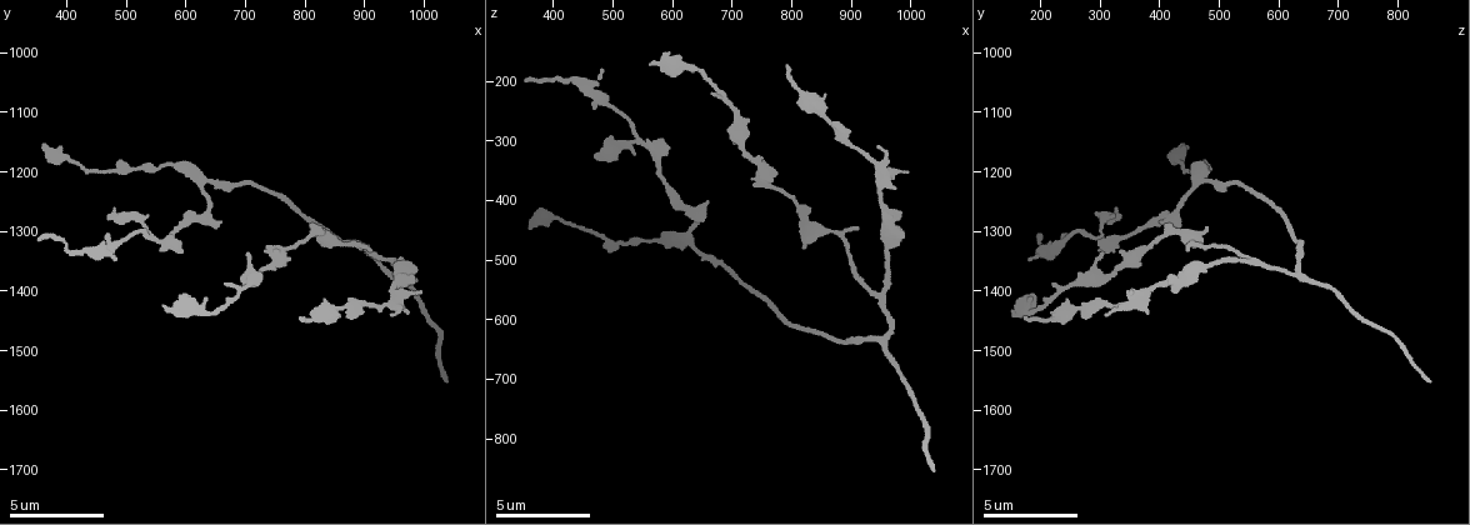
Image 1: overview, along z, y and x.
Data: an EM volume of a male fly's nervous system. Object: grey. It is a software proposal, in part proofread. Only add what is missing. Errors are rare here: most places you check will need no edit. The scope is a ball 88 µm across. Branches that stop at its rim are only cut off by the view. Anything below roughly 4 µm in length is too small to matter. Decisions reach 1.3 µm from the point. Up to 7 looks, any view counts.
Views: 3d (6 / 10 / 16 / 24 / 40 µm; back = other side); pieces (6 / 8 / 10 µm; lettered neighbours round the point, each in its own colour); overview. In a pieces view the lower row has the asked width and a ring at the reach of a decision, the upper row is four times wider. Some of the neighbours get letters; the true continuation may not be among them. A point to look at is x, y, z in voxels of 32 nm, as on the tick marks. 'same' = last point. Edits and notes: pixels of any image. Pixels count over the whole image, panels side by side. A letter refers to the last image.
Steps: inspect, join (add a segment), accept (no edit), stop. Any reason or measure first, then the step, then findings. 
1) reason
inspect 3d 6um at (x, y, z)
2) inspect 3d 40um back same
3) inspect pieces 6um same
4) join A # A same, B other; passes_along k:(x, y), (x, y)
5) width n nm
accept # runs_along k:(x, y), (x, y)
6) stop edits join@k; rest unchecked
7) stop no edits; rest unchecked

long arm stops here
inspect pieces 10um at (795, 1445, 180)

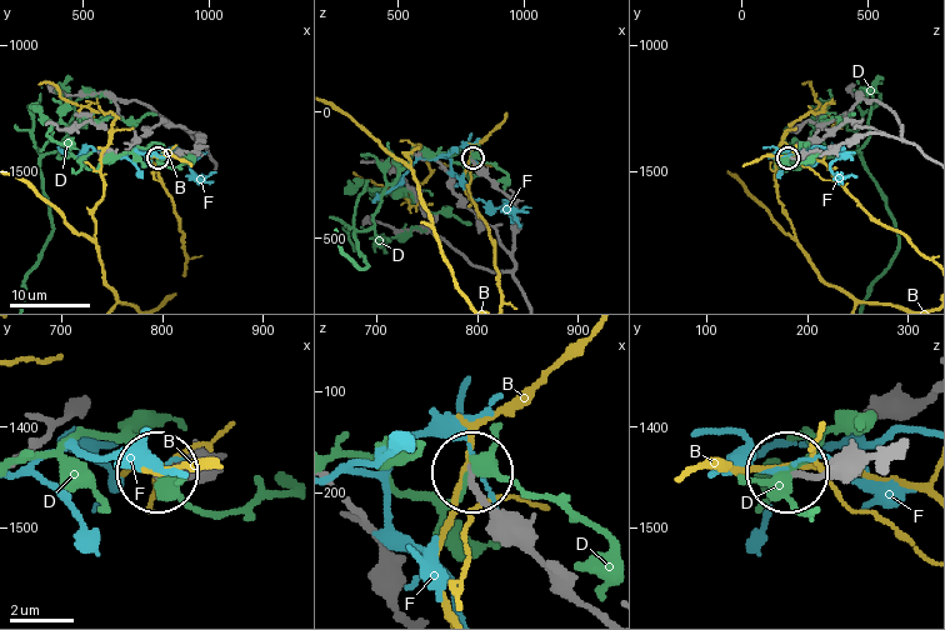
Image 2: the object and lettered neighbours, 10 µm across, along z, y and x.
width 190 nm
accept # B other, D other, F other; runs_along 2:(584, 603), (474, 476); none of them fits

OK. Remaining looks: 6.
free end
inspect 3d 6um at (570, 1430, 170)

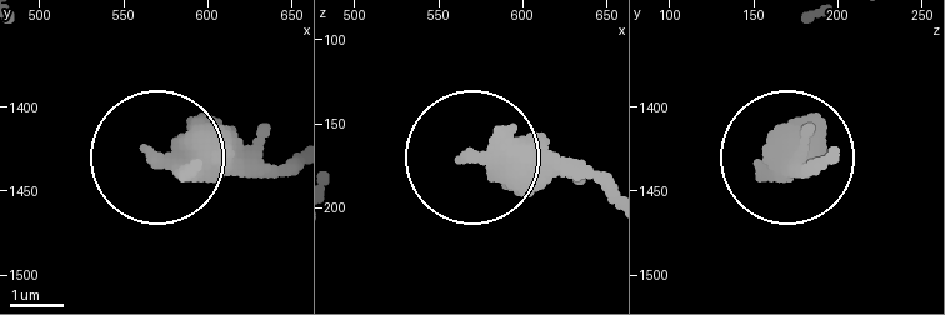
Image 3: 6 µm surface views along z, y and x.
inspect pieces 10um at (568, 1430, 170)

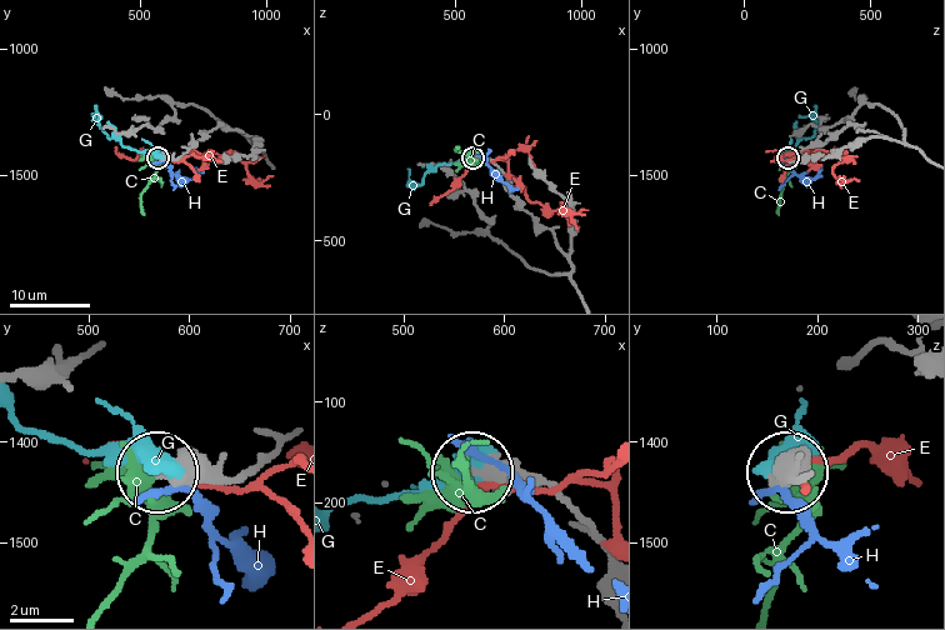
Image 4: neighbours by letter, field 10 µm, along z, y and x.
accept # C other, E other, G other, H other; none of them fits

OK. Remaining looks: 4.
free end
inspect 3d 6um at (470, 1275, 330)

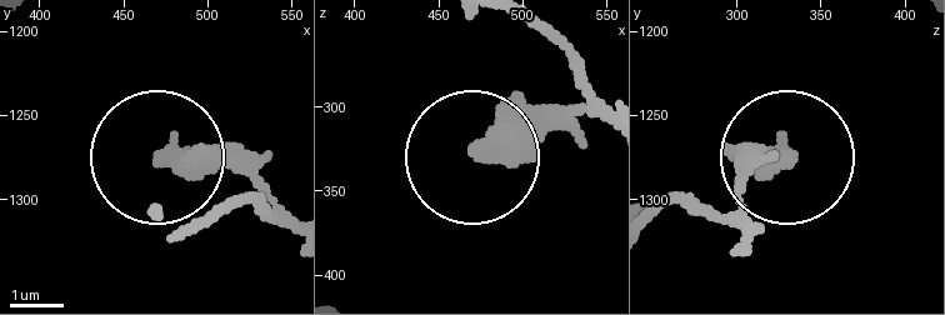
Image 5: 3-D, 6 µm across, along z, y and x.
inspect pieces 6um at (474, 1274, 326)

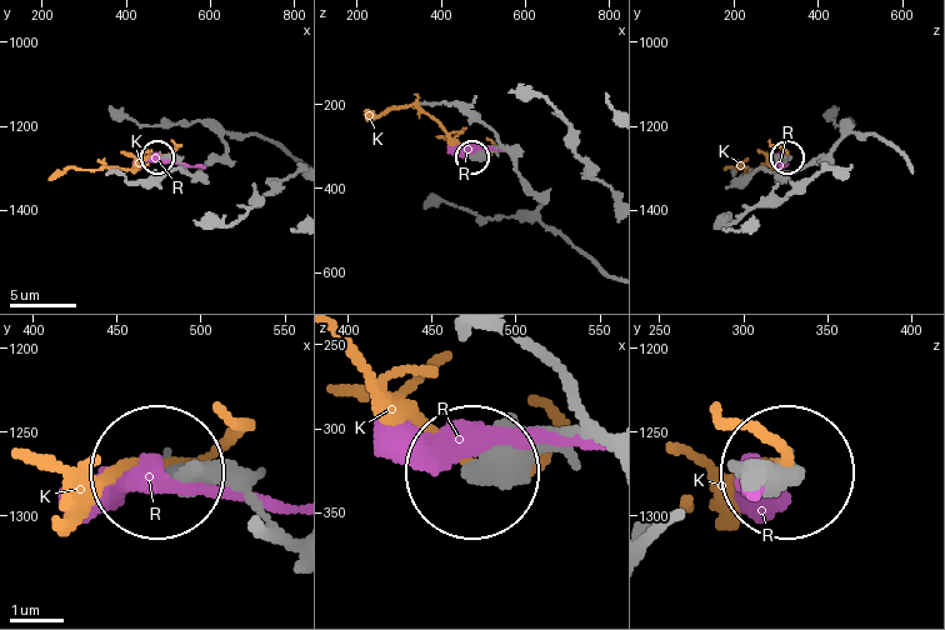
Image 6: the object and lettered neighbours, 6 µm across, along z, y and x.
accept # K other, R other; runs_along 6:(606, 450), (566, 436), (476, 468); no lettered segment goes on from it

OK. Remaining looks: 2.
inspect pieces 8um at (1040, 1550, 850)

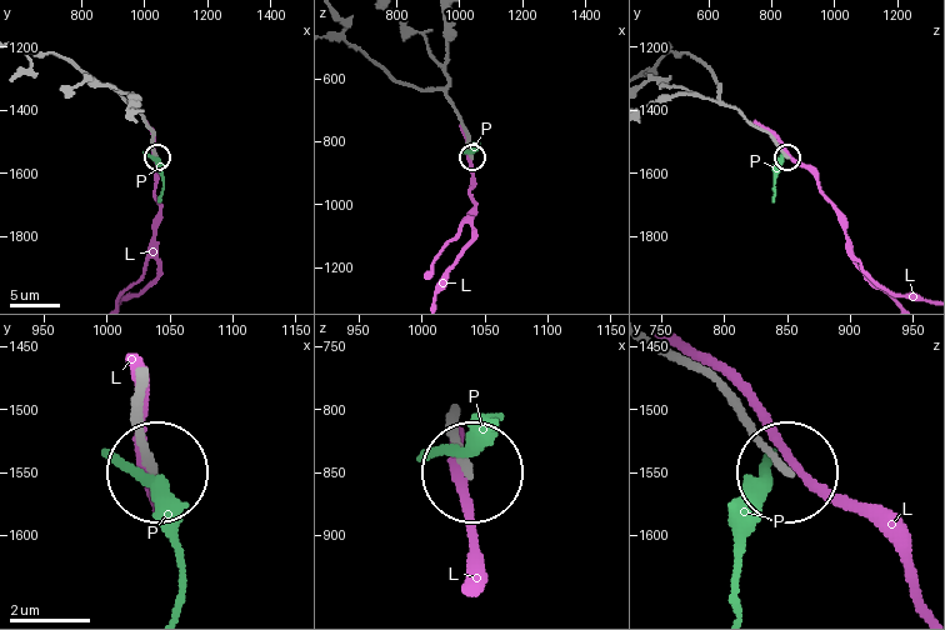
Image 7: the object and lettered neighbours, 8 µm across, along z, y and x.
width 180 nm
accept # L other, P other; runs_along 7:(454, 413), (454, 440), (471, 464); none of them fits

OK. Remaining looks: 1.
stop no edits; rest unchecked

